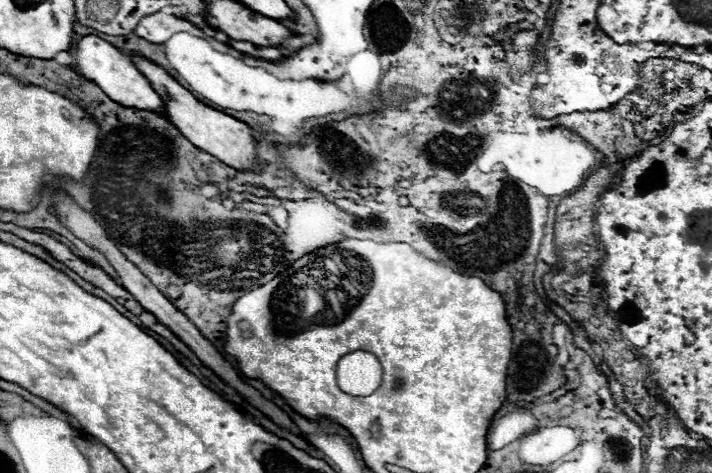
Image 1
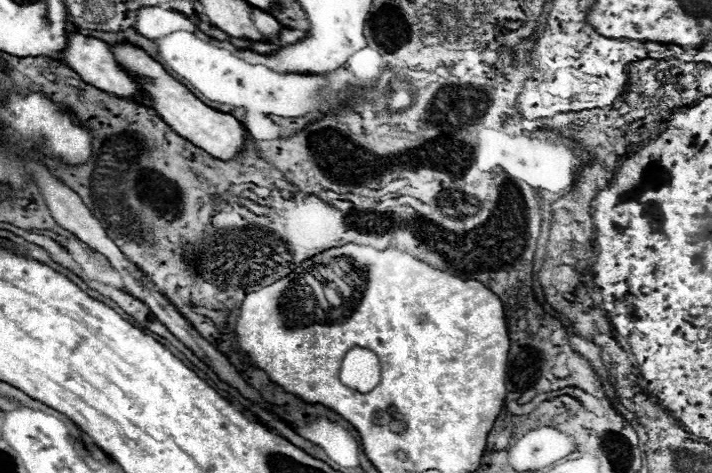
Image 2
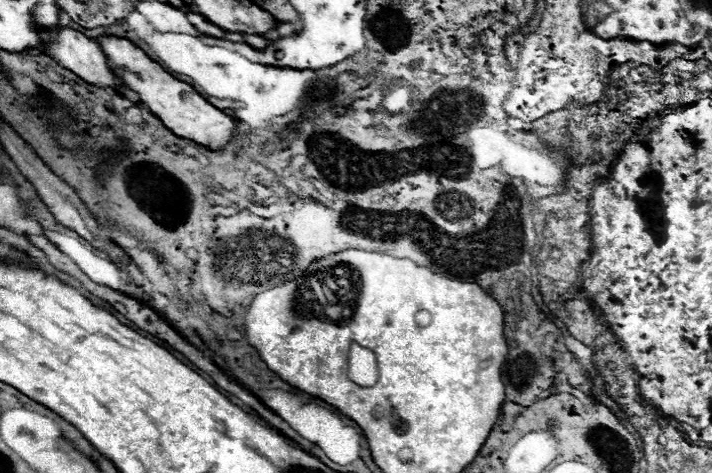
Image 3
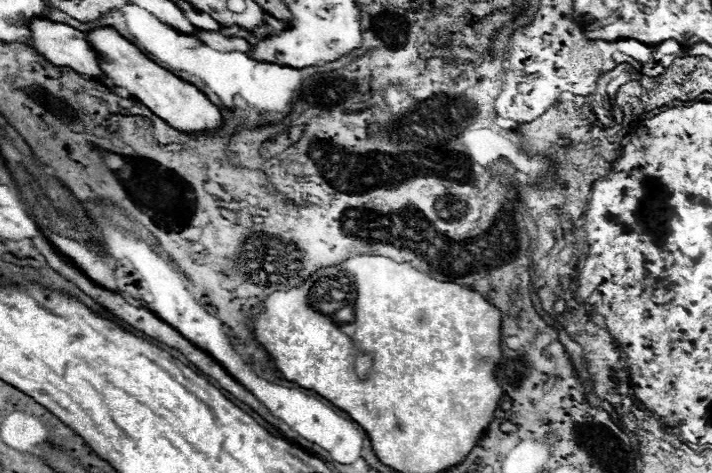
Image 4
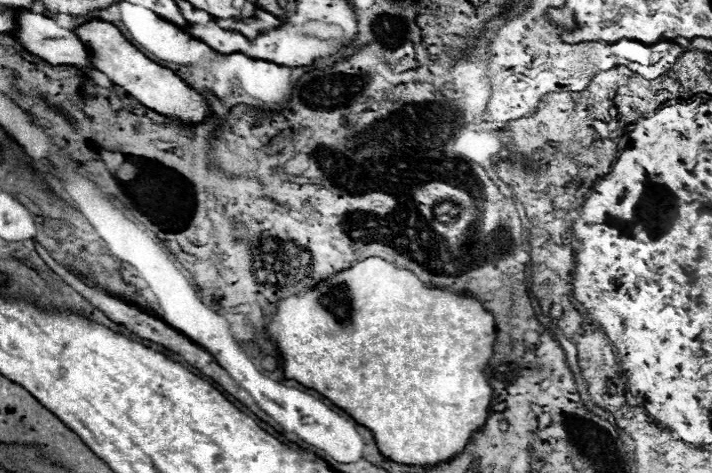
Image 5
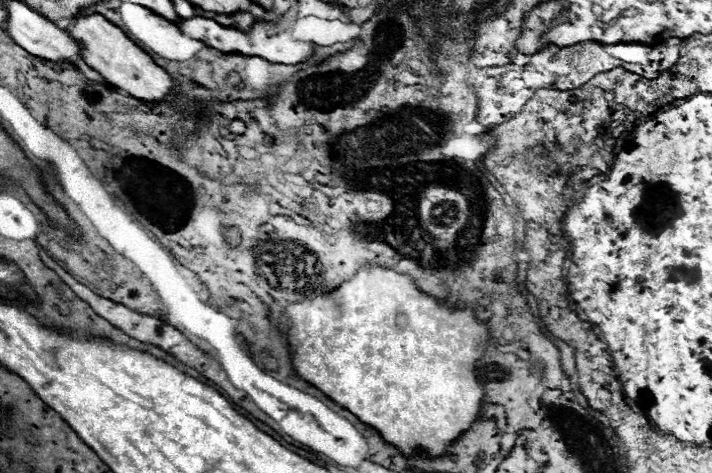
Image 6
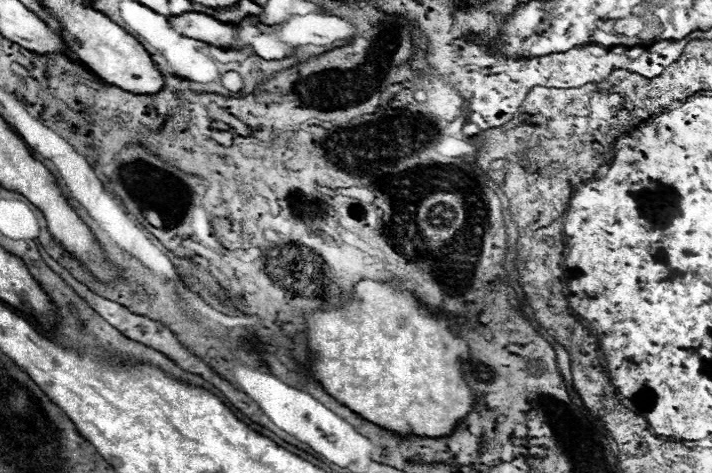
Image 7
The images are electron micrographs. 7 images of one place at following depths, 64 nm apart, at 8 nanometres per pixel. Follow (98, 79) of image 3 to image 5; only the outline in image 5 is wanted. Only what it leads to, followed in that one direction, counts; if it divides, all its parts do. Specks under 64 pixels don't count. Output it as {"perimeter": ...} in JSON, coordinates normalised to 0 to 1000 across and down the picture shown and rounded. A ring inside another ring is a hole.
{"perimeter":[[[25,25],[25,51],[28,51],[28,68],[22,72],[25,89],[31,89],[31,97],[37,97],[37,106],[42,106],[45,114],[56,118],[59,127],[70,131],[70,135],[96,135],[104,140],[110,148],[132,148],[129,131],[126,131],[126,110],[121,106],[121,93],[110,80],[107,63],[96,63],[81,55],[73,38],[65,38],[59,30],[48,30],[48,25]]]}

